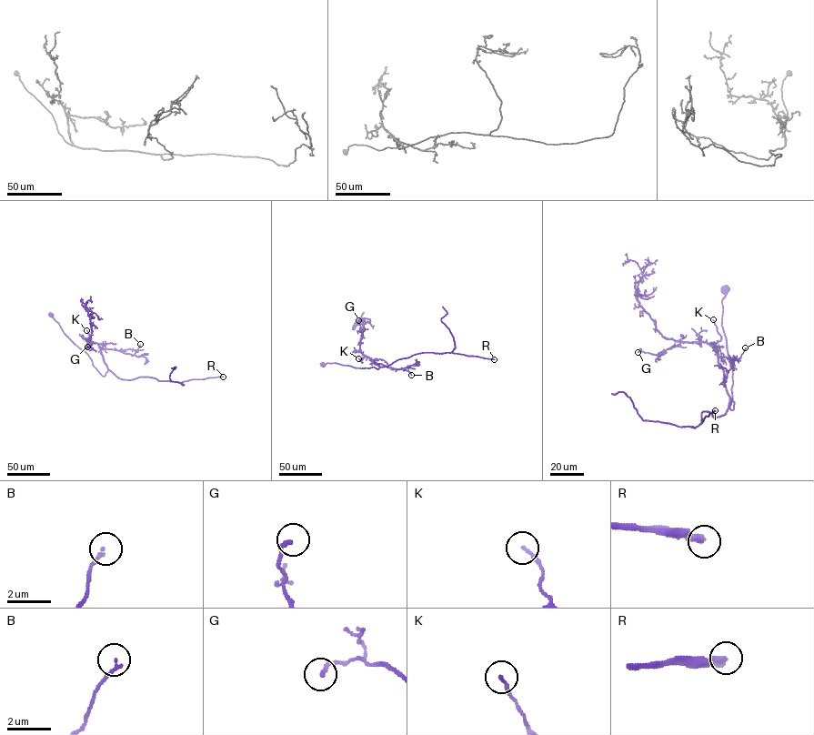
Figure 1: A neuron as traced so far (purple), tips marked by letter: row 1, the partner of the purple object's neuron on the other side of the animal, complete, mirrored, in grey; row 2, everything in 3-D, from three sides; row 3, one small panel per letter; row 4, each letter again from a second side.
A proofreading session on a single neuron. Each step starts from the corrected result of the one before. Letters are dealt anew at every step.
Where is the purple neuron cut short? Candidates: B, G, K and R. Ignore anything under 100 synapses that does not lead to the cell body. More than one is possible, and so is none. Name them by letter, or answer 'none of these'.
R

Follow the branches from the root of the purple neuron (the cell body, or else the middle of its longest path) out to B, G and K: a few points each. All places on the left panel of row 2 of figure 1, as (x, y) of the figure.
B: (51, 315), (103, 376), (107, 368), (101, 348), (137, 350), (140, 344)
G: (51, 315), (104, 376), (107, 368), (99, 345), (88, 341), (91, 346), (87, 347)
K: (51, 315), (104, 376), (107, 368), (100, 348), (96, 343), (89, 341), (86, 330)

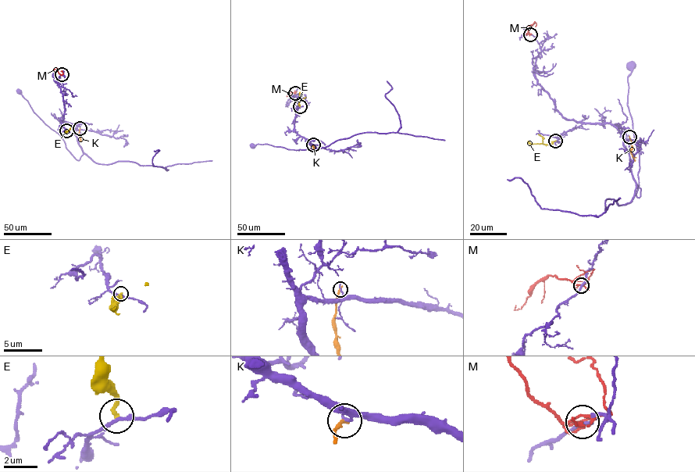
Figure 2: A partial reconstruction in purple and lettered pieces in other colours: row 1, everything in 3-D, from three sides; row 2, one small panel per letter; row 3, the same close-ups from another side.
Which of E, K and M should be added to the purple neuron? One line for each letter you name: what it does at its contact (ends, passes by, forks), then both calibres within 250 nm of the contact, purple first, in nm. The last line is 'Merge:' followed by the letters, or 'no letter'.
Merge: no letter

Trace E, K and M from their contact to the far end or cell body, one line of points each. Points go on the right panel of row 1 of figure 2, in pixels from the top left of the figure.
E: (555, 141), (543, 144), (543, 137), (538, 134)
K: (629, 137), (631, 153), (635, 161)
M: (530, 34), (528, 27), (535, 23), (535, 26)

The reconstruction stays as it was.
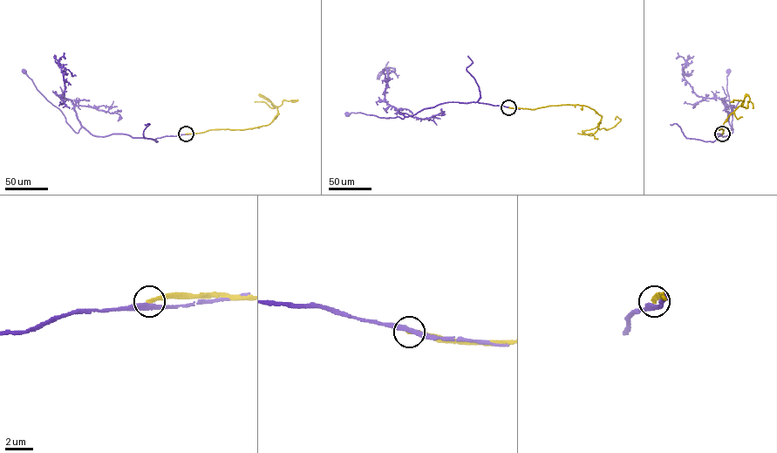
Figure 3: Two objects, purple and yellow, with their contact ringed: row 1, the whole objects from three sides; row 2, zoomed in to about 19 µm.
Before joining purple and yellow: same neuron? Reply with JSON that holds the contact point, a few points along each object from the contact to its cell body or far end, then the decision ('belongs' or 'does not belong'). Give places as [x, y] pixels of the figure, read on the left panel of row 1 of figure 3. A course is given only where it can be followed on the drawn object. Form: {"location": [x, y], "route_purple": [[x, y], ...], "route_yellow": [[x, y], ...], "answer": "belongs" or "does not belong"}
{"location": [186, 133], "route_purple": [[186, 133], [154, 139], [119, 133], [100, 136], [81, 126], [77, 133], [23, 72]], "route_yellow": [[186, 133], [218, 129], [244, 130], [269, 124], [278, 113], [276, 107], [259, 94], [270, 100], [274, 107]], "answer": "does not belong"}

